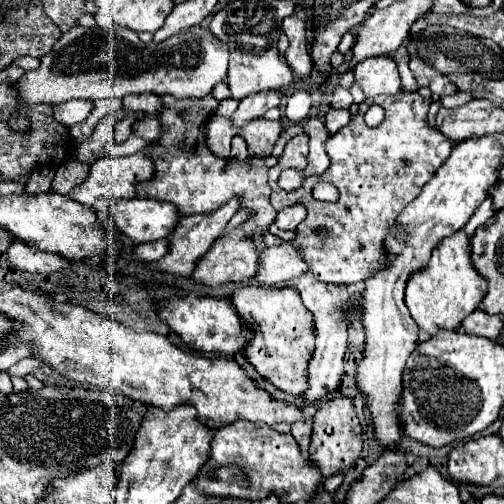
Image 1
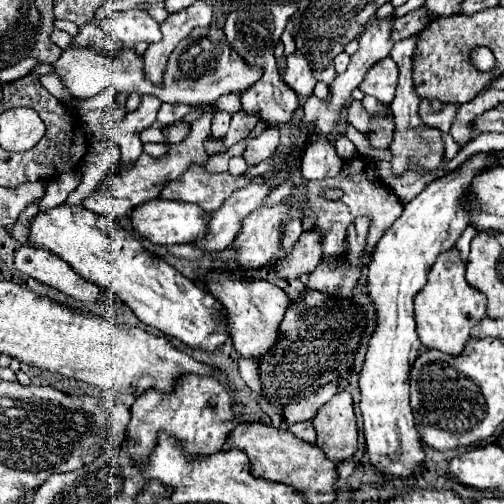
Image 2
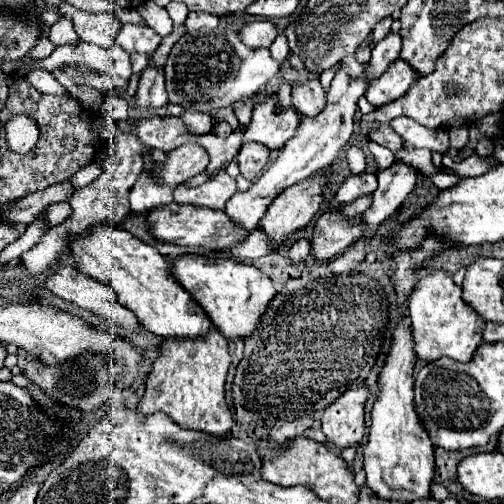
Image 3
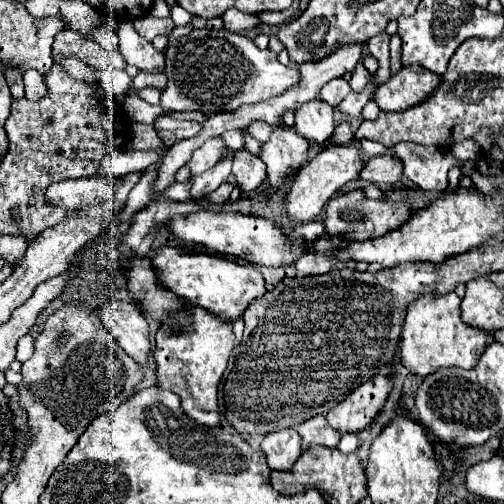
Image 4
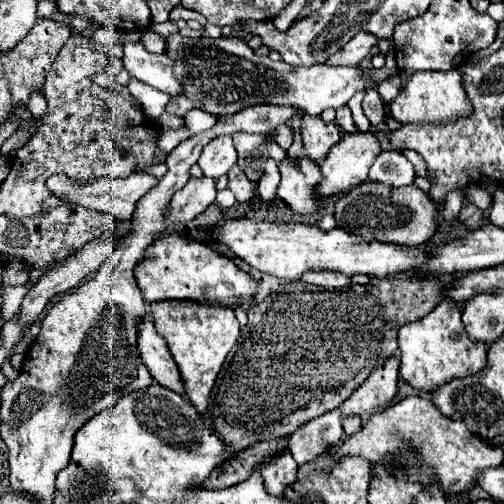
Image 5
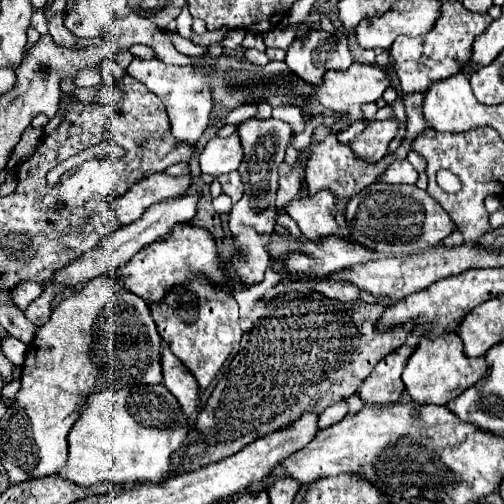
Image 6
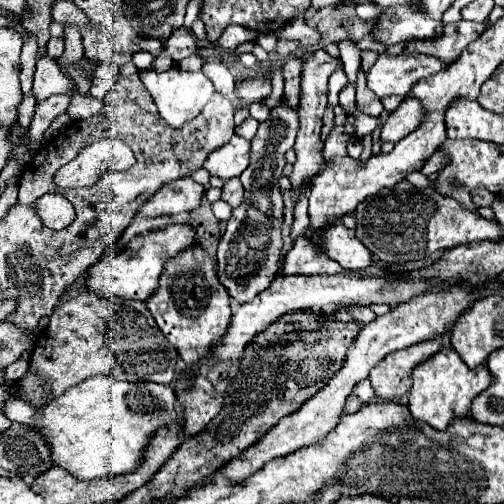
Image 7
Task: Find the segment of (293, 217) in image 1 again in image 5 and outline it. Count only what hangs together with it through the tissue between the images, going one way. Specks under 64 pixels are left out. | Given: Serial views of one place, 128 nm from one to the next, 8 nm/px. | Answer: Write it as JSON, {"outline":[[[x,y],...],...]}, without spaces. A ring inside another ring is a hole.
{"outline":[[[306,272],[302,276],[304,282],[308,284],[316,284],[316,286],[322,286],[330,292],[340,292],[340,290],[346,290],[352,286],[352,280],[340,272]]]}

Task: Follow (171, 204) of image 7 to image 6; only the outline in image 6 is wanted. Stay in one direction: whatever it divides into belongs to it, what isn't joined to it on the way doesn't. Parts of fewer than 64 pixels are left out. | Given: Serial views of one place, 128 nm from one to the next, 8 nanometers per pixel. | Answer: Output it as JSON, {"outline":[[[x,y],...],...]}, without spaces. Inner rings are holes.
{"outline":[[[154,174],[134,184],[122,198],[116,200],[116,214],[120,224],[132,224],[144,214],[144,208],[168,200],[172,196],[186,196],[190,192],[190,176],[174,178],[170,174]]]}

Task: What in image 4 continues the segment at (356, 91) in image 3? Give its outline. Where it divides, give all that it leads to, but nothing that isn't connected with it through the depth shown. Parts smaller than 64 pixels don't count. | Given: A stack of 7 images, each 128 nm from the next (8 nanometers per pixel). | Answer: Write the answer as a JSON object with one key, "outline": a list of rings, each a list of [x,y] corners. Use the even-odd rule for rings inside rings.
{"outline":[[[336,124],[332,144],[350,144],[352,140],[354,140],[354,134],[350,130],[350,124]]]}

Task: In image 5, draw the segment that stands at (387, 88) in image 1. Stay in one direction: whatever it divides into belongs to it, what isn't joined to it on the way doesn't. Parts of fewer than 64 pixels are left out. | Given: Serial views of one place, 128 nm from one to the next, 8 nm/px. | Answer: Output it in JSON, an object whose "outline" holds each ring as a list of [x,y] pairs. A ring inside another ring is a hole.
{"outline":[[[458,70],[416,72],[408,80],[404,90],[388,106],[392,110],[392,116],[402,124],[426,124],[426,122],[442,124],[442,122],[452,122],[472,114],[472,102],[468,102],[462,76]]]}

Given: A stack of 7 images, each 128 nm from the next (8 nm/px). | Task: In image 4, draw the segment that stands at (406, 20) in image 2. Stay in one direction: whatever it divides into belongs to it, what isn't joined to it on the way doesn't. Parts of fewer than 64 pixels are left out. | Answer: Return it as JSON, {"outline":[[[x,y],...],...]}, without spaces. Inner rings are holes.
{"outline":[[[368,82],[366,90],[364,90],[362,94],[354,94],[354,92],[350,92],[350,94],[338,104],[338,108],[336,108],[338,112],[342,112],[342,114],[348,117],[354,133],[364,120],[362,116],[362,108],[364,108],[366,102],[372,98],[372,90],[374,90],[374,86],[372,86],[372,82]]]}

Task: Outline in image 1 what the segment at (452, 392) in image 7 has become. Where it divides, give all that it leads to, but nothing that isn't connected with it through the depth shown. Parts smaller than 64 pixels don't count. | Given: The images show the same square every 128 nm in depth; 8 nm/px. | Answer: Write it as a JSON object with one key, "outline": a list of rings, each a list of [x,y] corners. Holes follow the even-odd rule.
{"outline":[[[458,230],[448,240],[442,240],[438,248],[434,248],[432,258],[426,270],[416,272],[406,286],[406,306],[418,324],[428,336],[434,336],[440,330],[456,330],[462,320],[478,310],[480,302],[486,296],[486,280],[474,270],[470,262],[470,240],[464,230]]]}

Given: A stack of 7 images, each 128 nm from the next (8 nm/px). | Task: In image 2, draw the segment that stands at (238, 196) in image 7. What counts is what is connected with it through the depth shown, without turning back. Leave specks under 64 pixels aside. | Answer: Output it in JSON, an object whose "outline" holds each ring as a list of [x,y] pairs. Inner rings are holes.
{"outline":[[[268,128],[264,130],[260,136],[252,138],[244,150],[244,160],[248,166],[256,166],[262,160],[270,158],[274,154],[274,150],[278,148],[278,128]]]}

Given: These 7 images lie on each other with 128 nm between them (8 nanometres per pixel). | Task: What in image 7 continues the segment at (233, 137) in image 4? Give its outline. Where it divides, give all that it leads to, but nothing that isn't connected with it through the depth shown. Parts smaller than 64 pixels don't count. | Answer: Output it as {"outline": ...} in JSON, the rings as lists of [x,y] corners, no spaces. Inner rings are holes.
{"outline":[[[284,98],[272,108],[276,116],[260,124],[254,140],[250,166],[242,172],[240,180],[244,184],[246,196],[240,208],[232,212],[228,228],[218,244],[218,280],[228,290],[228,294],[238,302],[250,302],[256,294],[270,288],[270,282],[276,278],[282,260],[282,220],[284,220],[284,202],[278,188],[282,168],[286,164],[284,154],[294,146],[296,132],[300,128],[298,108],[286,106]]]}

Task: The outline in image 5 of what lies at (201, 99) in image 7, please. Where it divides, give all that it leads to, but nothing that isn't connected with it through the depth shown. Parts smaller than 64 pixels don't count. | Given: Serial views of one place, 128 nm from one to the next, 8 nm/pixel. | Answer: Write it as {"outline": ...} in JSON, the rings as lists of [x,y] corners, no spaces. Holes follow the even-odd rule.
{"outline":[[[126,44],[124,68],[130,72],[130,76],[160,92],[170,96],[184,94],[184,84],[174,76],[174,62],[166,54],[150,54],[142,44]],[[170,130],[170,132],[166,132],[166,134],[162,134],[160,138],[158,138],[158,146],[166,152],[166,154],[170,154],[180,142],[184,142],[184,140],[188,140],[188,138],[192,138],[192,134],[190,134],[190,130]]]}

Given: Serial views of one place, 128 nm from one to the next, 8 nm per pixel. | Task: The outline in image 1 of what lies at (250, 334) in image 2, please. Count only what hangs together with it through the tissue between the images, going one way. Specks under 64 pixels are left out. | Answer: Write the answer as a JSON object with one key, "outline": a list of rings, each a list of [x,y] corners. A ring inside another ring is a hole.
{"outline":[[[242,286],[230,296],[238,316],[252,328],[254,336],[240,354],[256,368],[256,372],[278,390],[296,398],[308,386],[308,362],[314,352],[314,320],[300,300],[300,294],[288,286]]]}

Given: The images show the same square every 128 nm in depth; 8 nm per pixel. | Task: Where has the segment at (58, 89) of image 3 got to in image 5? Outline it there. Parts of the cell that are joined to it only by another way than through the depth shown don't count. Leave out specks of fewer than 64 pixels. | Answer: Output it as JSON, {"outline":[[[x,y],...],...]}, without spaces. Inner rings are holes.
{"outline":[[[34,94],[32,98],[30,98],[30,102],[28,102],[28,112],[34,116],[34,118],[38,118],[38,116],[44,116],[46,114],[46,100],[44,100],[44,96],[42,94]]]}

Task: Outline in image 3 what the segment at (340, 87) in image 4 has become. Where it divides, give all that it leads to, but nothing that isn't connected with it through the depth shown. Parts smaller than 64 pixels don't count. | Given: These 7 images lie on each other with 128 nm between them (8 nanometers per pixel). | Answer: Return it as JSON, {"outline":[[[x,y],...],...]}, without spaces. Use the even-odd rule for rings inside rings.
{"outline":[[[346,56],[343,59],[341,67],[341,70],[347,73],[352,79],[357,78],[363,71],[363,65],[354,56]]]}

